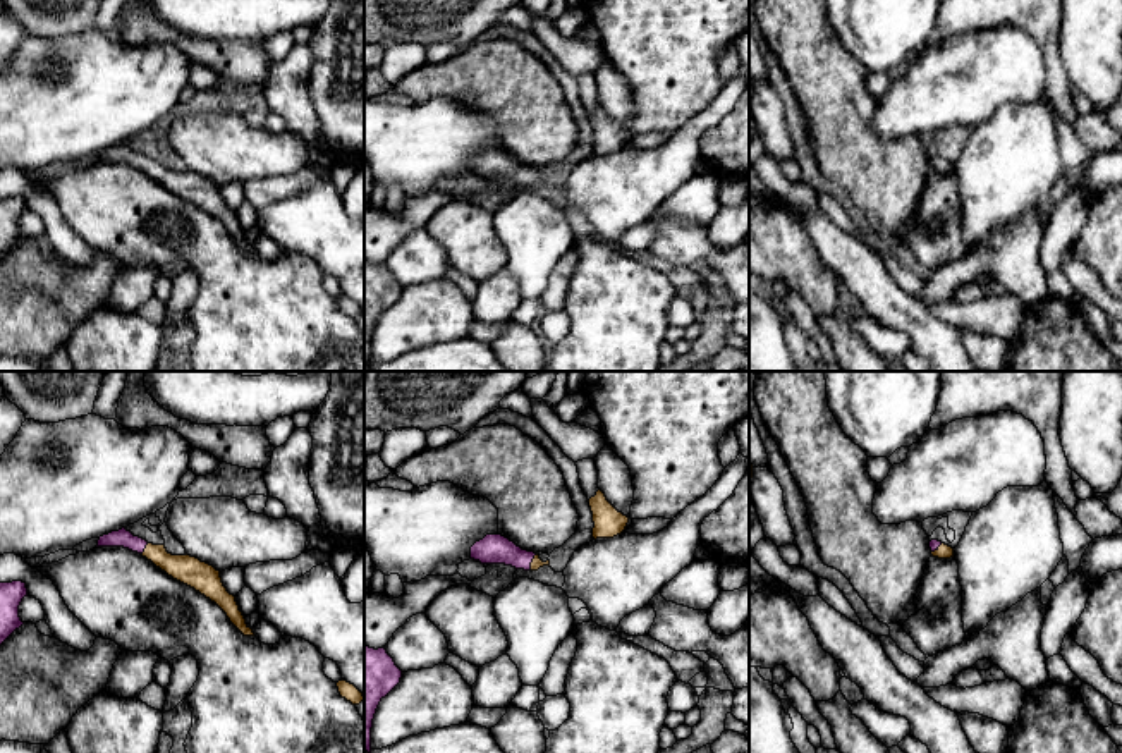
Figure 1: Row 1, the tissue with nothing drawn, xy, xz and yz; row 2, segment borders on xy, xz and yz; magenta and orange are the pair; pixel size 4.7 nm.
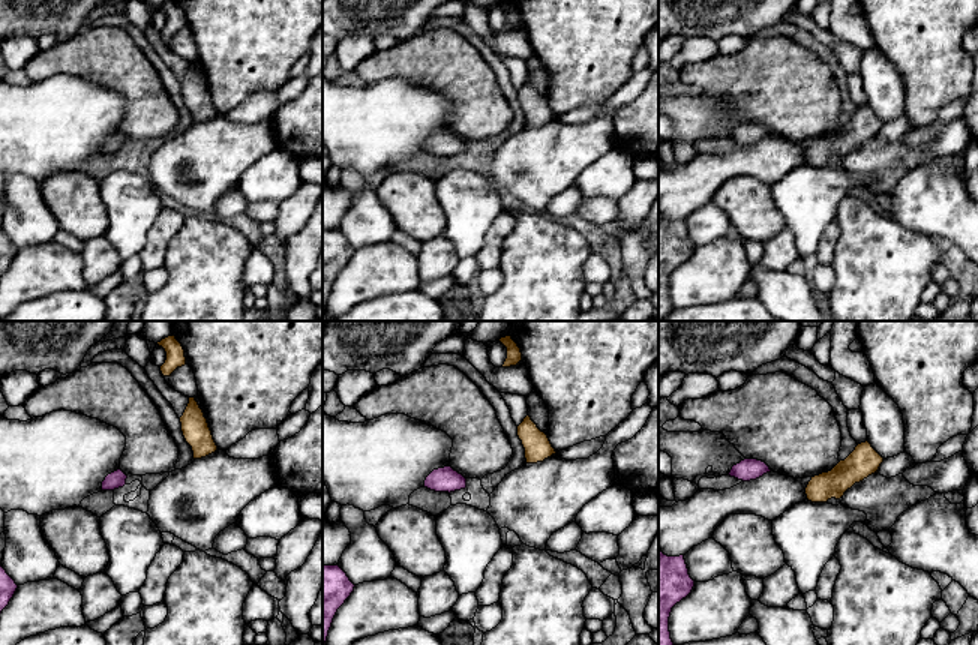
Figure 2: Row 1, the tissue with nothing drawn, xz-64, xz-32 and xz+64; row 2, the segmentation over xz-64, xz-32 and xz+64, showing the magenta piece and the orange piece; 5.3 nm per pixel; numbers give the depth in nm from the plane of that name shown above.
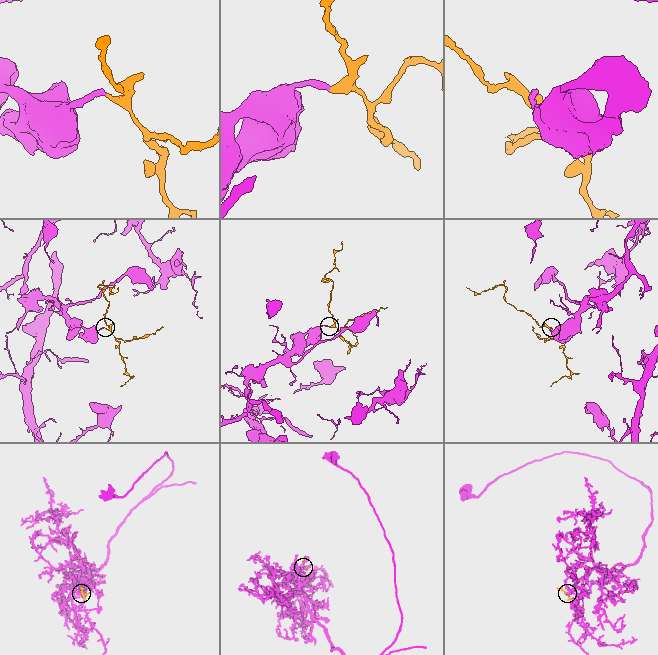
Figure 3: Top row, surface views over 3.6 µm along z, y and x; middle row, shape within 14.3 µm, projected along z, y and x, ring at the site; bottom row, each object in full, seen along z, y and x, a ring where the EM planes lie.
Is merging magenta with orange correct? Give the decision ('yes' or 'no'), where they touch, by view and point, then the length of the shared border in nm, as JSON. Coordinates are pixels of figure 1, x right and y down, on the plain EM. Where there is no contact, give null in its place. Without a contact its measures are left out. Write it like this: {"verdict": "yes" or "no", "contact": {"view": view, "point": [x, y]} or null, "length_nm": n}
{"verdict": "yes", "contact": {"view": "xy", "point": [145, 162]}, "length_nm": 70}

